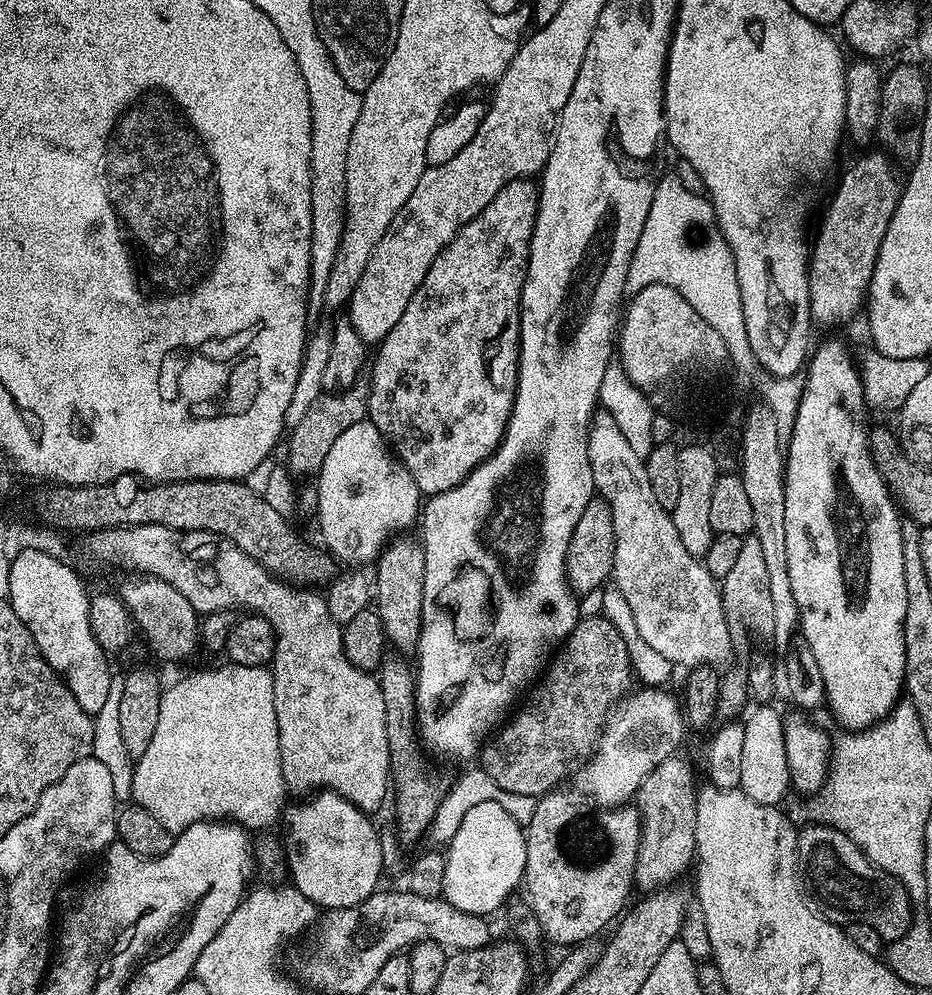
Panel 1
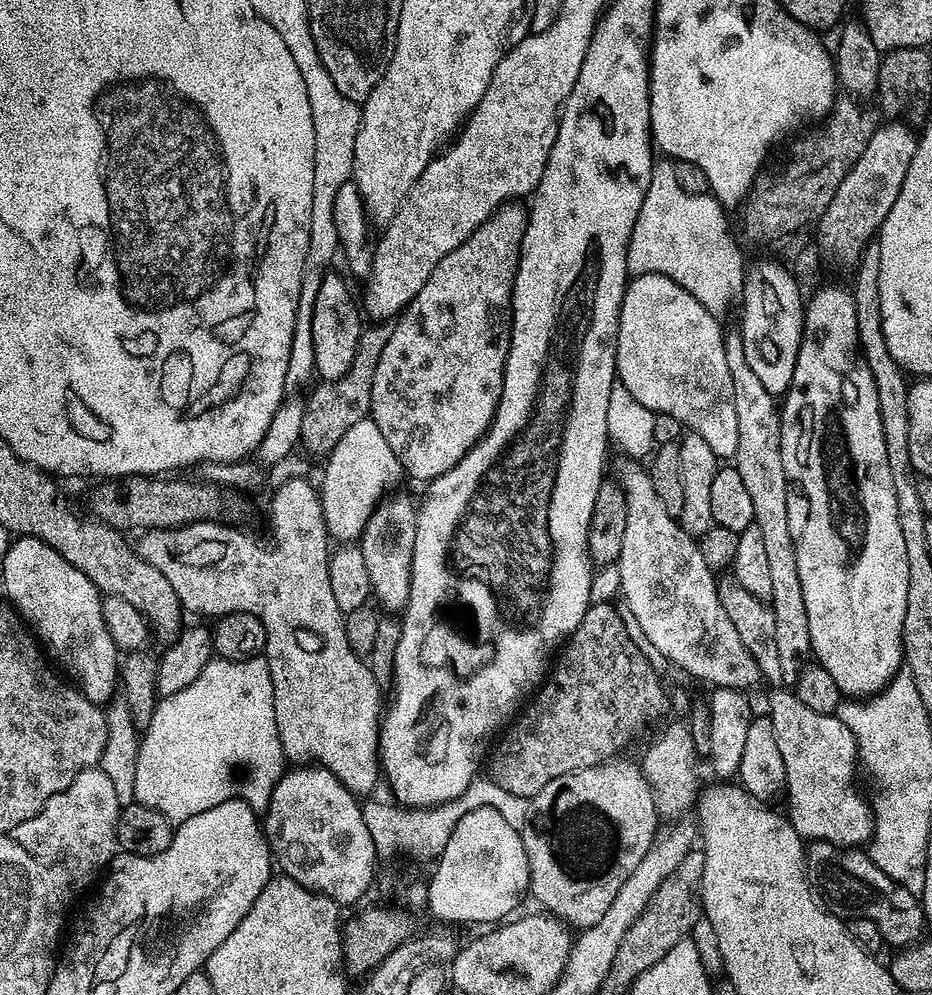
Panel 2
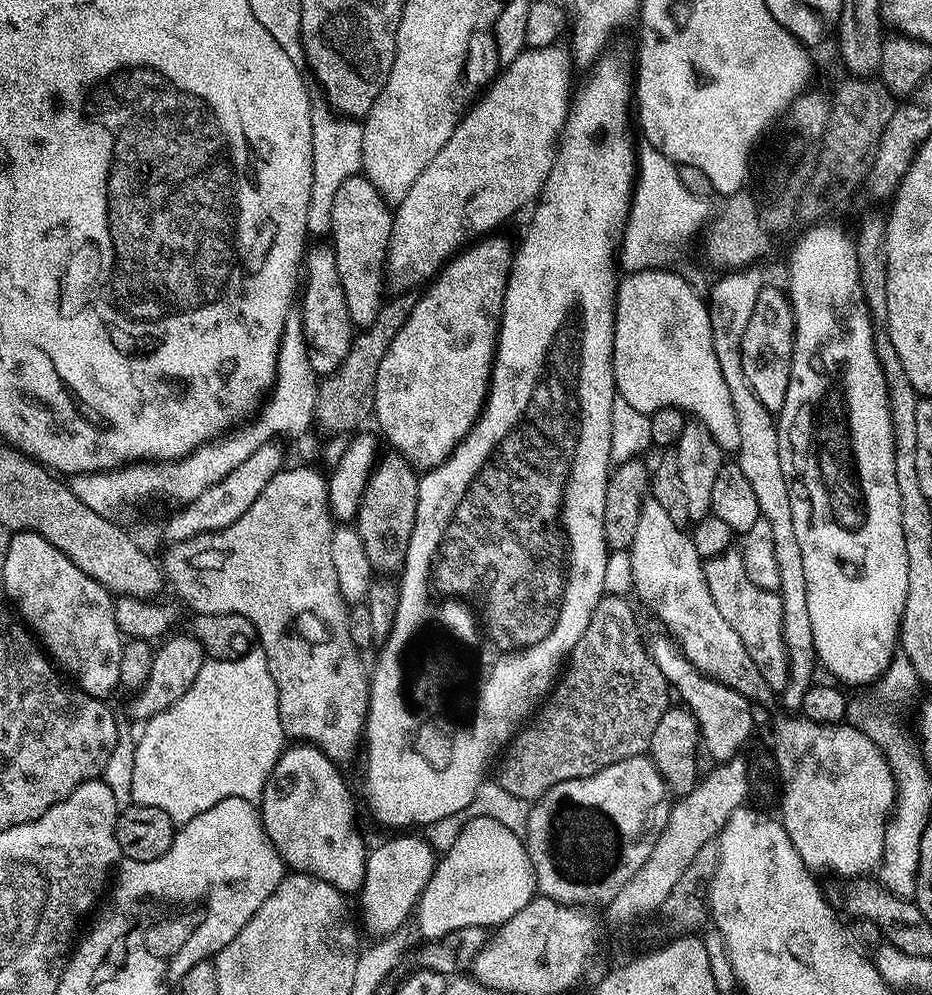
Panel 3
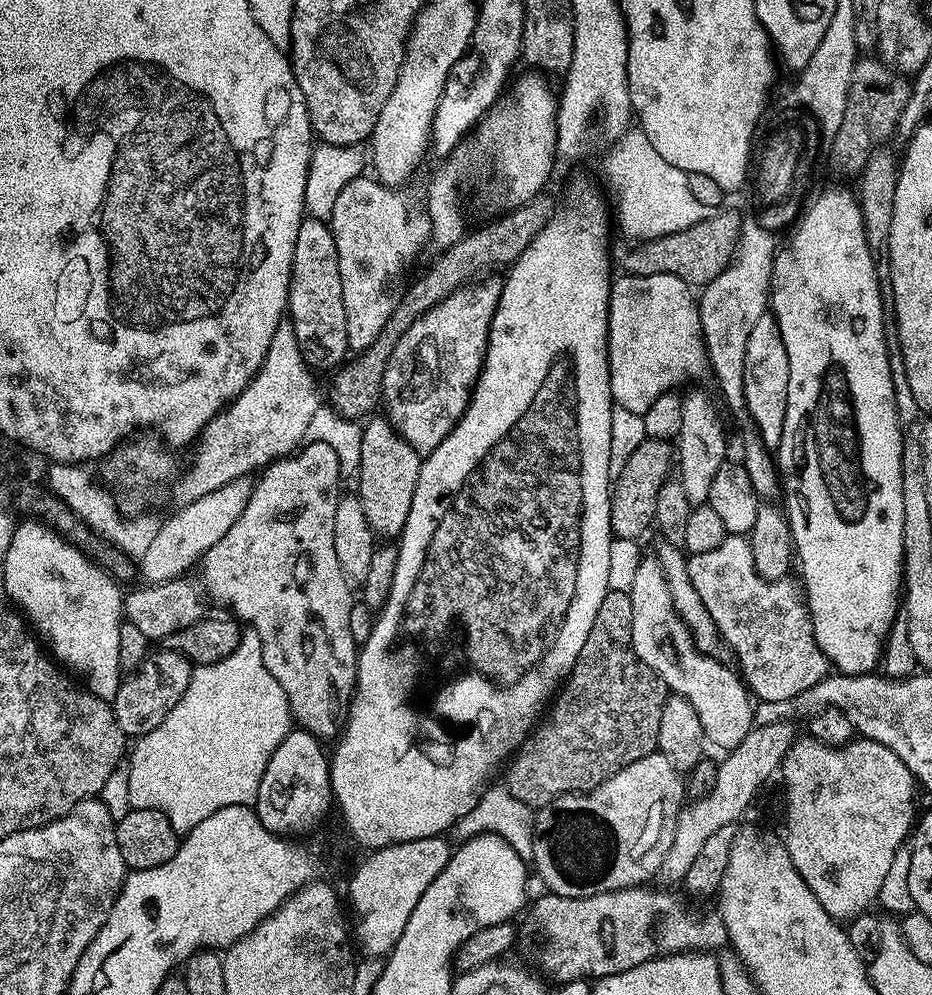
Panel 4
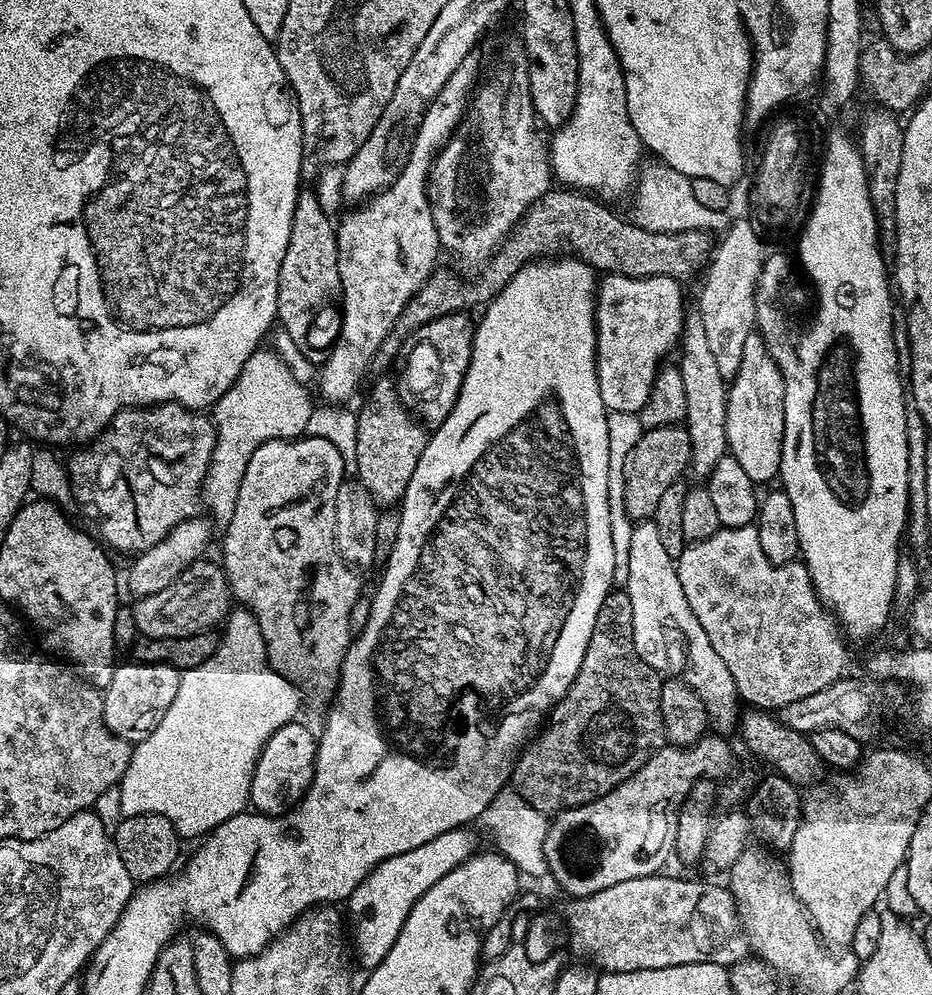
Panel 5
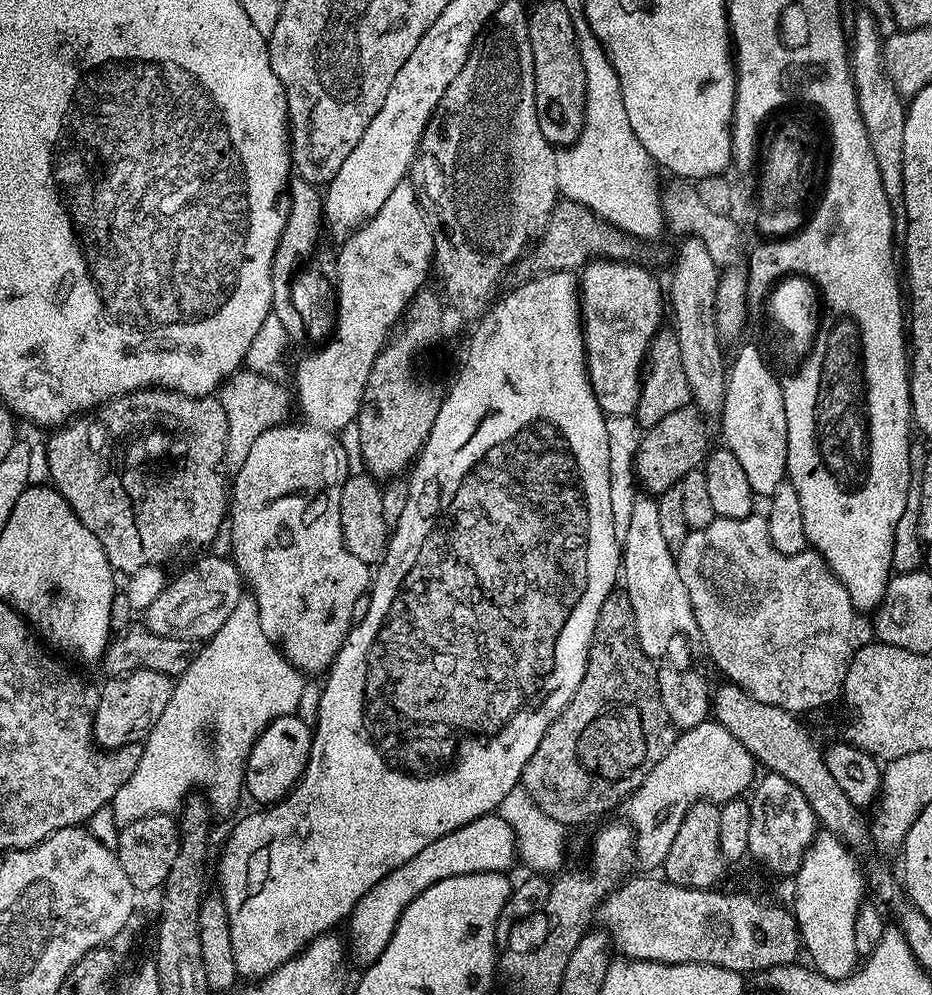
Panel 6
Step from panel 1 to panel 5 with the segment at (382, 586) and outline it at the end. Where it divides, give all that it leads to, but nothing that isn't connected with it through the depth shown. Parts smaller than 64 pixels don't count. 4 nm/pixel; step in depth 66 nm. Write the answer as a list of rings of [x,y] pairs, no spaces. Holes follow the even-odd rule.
[[[391,379],[380,380],[368,392],[357,418],[357,474],[355,479],[372,495],[377,506],[396,506],[414,478],[418,458],[428,445],[429,429],[405,408]]]

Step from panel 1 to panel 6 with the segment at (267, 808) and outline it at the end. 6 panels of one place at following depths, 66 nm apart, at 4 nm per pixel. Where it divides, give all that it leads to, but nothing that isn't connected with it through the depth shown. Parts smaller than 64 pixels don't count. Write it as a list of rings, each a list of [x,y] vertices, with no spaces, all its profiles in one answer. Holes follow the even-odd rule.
[[[251,594],[240,596],[238,606],[234,606],[230,618],[226,618],[226,626],[222,626],[218,634],[206,641],[197,651],[194,662],[190,662],[187,670],[173,683],[170,702],[166,710],[162,710],[162,718],[143,741],[142,759],[137,769],[122,785],[122,790],[114,794],[110,806],[94,810],[86,822],[88,832],[94,834],[98,842],[115,850],[123,825],[159,812],[175,813],[195,789],[192,788],[195,784],[201,784],[204,788],[220,788],[220,808],[224,812],[230,811],[239,802],[240,792],[242,796],[244,767],[254,742],[264,733],[266,726],[273,724],[279,716],[291,716],[299,709],[296,707],[304,696],[304,680],[305,673],[292,665],[283,652],[270,642],[270,638],[266,638],[256,597]],[[208,720],[220,720],[220,740],[213,744],[204,737]]]

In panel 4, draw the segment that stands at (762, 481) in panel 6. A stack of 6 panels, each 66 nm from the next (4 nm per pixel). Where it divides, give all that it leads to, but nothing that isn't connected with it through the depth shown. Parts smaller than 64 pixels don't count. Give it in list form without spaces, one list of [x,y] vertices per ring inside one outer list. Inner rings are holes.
[[[765,314],[758,319],[746,343],[745,356],[745,406],[747,419],[756,423],[755,435],[769,450],[780,447],[782,426],[786,422],[786,398],[790,386],[790,362],[786,358],[786,348],[782,346],[776,318]]]

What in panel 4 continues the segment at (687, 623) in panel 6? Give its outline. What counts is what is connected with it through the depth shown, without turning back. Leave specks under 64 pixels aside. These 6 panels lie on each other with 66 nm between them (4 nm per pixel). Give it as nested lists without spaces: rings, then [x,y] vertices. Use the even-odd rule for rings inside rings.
[[[659,559],[644,560],[637,566],[632,576],[630,595],[634,610],[632,649],[638,658],[660,675],[671,695],[684,696],[690,706],[694,706],[702,722],[705,741],[711,747],[713,744],[723,750],[736,748],[754,727],[750,693],[733,669],[732,673],[722,661],[716,660],[720,658],[700,651],[700,647],[692,641],[692,631],[676,615]]]

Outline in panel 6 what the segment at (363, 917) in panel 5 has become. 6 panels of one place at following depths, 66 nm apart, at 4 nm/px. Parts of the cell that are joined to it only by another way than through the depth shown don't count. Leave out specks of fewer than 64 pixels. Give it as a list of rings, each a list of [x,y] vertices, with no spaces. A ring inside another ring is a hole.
[[[489,814],[482,818],[474,818],[474,822],[466,822],[466,826],[458,826],[450,834],[442,834],[438,842],[430,842],[426,850],[414,854],[410,862],[402,862],[390,874],[386,874],[380,882],[370,886],[366,894],[354,906],[351,916],[346,921],[348,936],[346,944],[350,956],[360,963],[360,966],[373,964],[390,946],[390,938],[394,938],[396,924],[402,918],[404,908],[422,894],[434,882],[442,882],[442,878],[469,876],[478,872],[507,873],[512,863],[517,863],[516,835],[514,830],[498,814]]]

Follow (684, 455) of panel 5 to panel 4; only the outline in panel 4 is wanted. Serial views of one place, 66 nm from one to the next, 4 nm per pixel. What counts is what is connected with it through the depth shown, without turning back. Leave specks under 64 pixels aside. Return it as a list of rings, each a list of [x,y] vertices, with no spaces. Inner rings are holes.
[[[646,439],[630,458],[626,458],[626,466],[611,481],[610,491],[610,522],[613,537],[632,540],[640,536],[649,527],[653,527],[658,506],[658,490],[662,490],[665,481],[670,478],[670,471],[674,468],[674,448],[666,440]]]

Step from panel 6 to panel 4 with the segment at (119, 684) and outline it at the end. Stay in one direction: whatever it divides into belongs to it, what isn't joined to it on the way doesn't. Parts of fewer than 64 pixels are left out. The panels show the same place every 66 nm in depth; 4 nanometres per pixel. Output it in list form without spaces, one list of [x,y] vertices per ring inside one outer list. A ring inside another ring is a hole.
[[[167,650],[153,651],[150,660],[145,662],[131,674],[125,675],[120,682],[118,694],[112,701],[112,713],[116,715],[118,726],[125,737],[139,738],[150,734],[166,718],[166,714],[186,694],[186,686],[190,686],[194,665],[187,660],[183,652],[169,652]]]

